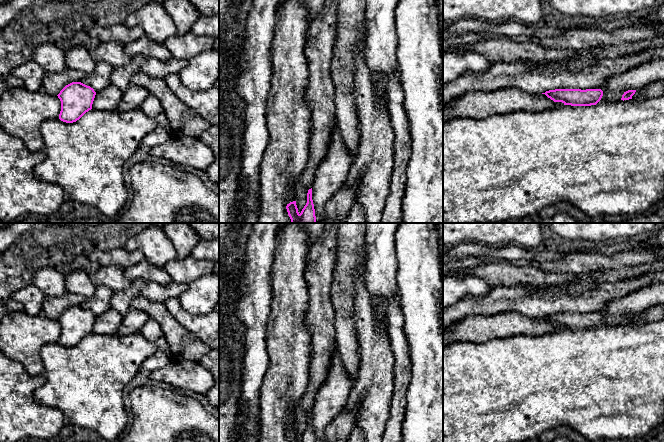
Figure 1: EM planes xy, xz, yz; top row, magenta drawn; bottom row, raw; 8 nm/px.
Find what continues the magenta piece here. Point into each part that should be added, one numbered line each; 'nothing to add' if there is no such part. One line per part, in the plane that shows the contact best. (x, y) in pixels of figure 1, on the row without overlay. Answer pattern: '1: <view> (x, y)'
nothing to add

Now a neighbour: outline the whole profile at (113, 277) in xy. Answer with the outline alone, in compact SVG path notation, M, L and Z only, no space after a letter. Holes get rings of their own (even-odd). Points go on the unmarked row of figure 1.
M100 266L96 271L89 273L90 280L97 285L104 285L113 292L128 288L131 281L128 280L120 266Z

